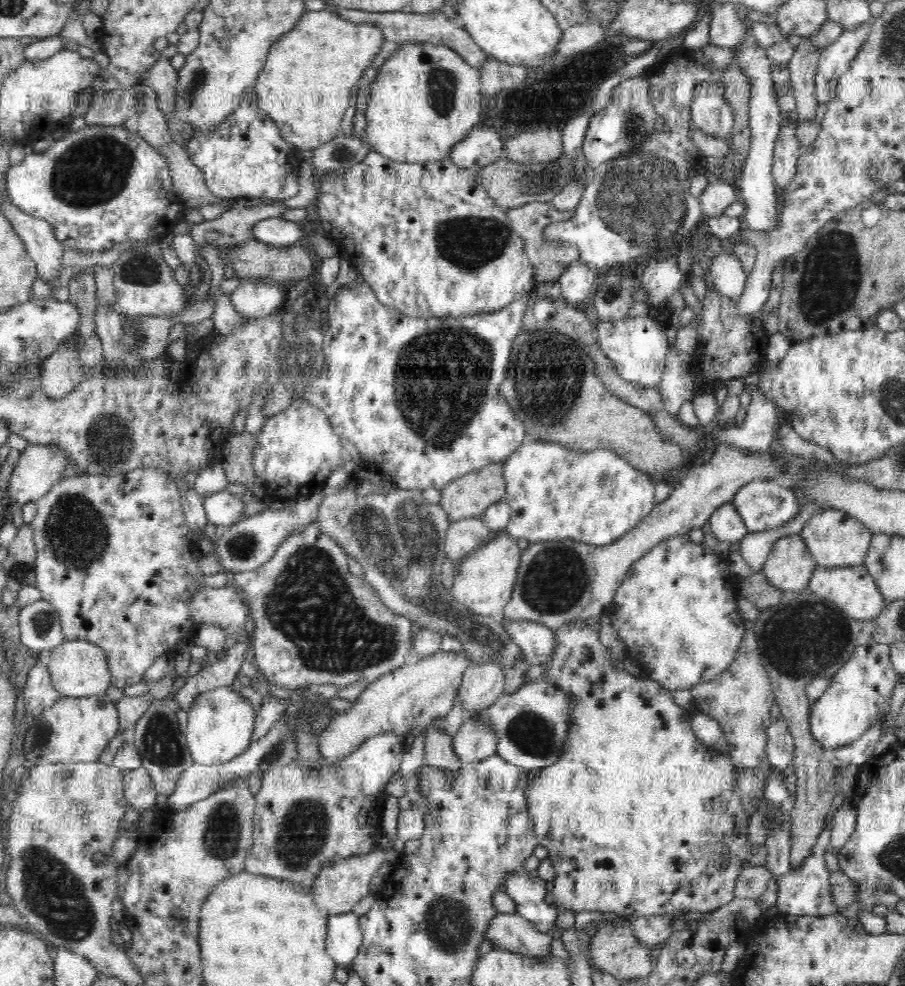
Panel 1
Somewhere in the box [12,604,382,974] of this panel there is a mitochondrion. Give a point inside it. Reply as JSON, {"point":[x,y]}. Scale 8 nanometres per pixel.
{"point":[55,896]}

